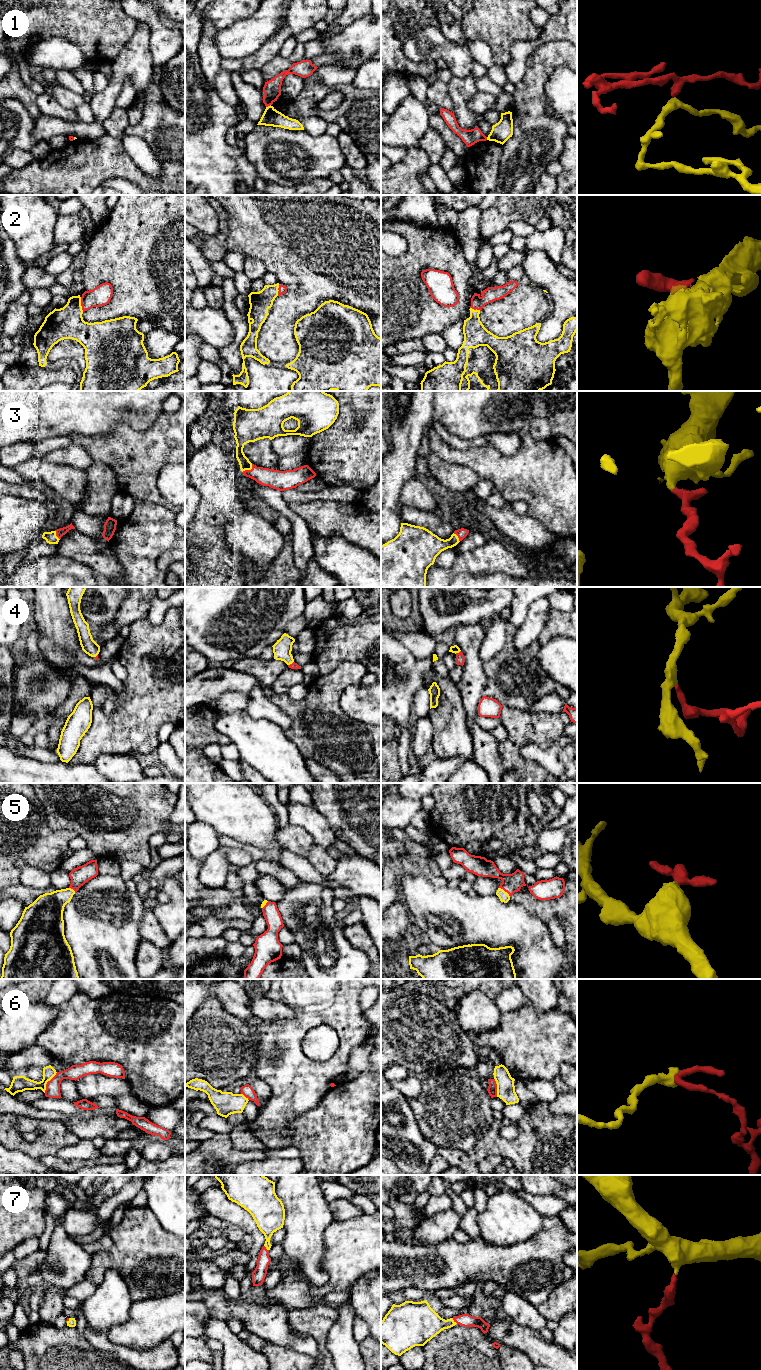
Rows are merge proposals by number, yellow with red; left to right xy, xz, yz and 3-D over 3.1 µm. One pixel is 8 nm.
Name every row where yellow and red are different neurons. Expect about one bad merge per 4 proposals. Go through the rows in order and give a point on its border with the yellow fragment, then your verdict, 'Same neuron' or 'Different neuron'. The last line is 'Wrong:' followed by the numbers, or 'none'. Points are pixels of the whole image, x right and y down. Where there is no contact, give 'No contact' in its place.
1: Touches yellow at xz (268, 106). Different neuron
2: Touches yellow at xy (80, 304). Same neuron
3: Touches yellow at xz (248, 469). Same neuron
4: Touches yellow at yz (457, 652). Same neuron
5: Touches yellow at yz (504, 891). Same neuron
6: Touches yellow at xy (47, 1081). Different neuron
7: Touches yellow at yz (455, 1322). Same neuron
Wrong: 1, 6

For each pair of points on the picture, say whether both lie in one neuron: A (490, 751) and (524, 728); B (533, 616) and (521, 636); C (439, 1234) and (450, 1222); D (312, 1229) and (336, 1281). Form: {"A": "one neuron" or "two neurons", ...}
{"A": "two neurons", "B": "one neuron", "C": "one neuron", "D": "two neurons"}

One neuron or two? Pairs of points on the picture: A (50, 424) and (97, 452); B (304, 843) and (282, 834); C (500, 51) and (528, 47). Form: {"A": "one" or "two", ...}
{"A": "two", "B": "one", "C": "two"}

